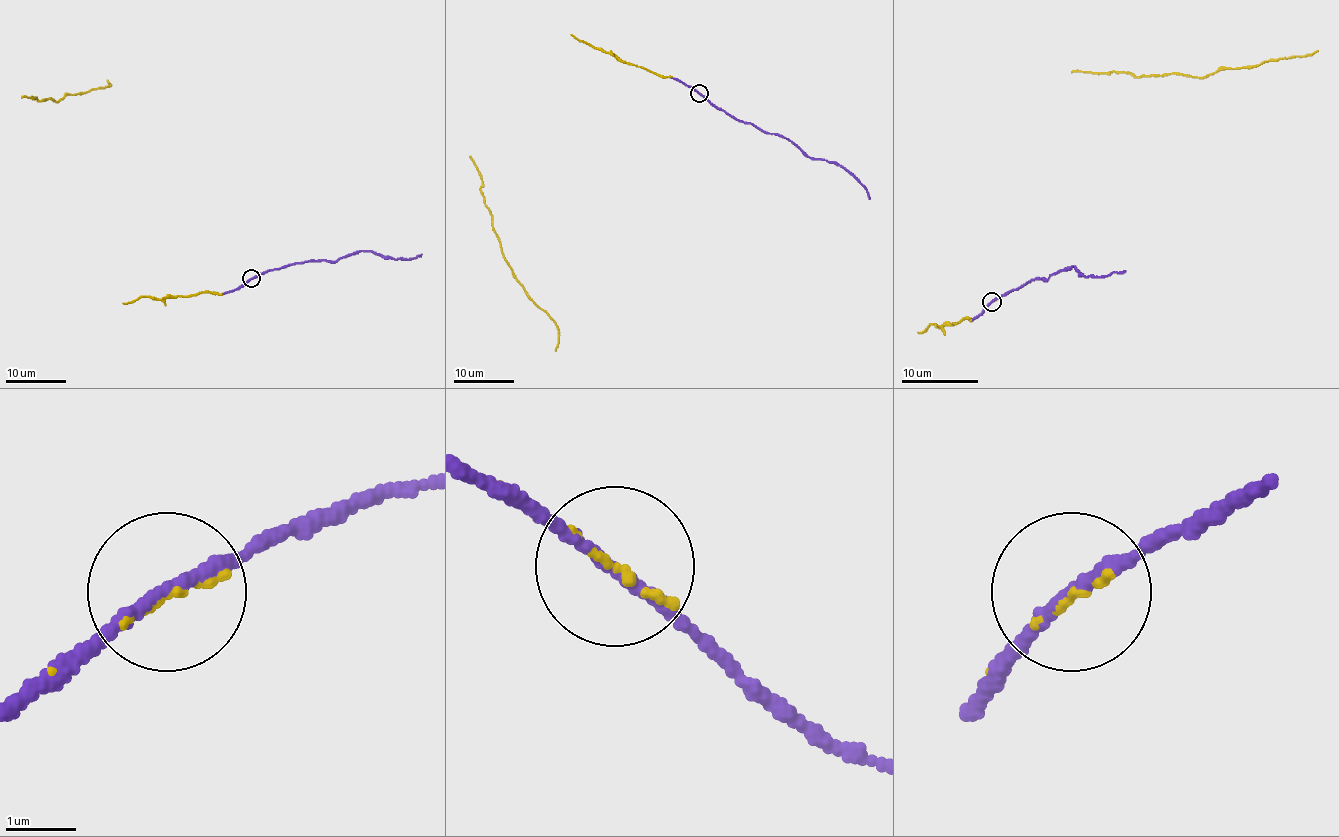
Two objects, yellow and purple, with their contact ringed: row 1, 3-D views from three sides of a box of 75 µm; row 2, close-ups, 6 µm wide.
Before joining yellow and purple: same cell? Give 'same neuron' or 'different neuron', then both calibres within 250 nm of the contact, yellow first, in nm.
same neuron | 90/180 nm

